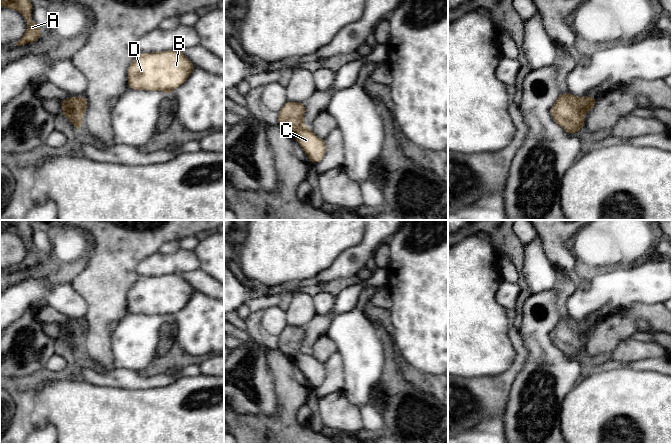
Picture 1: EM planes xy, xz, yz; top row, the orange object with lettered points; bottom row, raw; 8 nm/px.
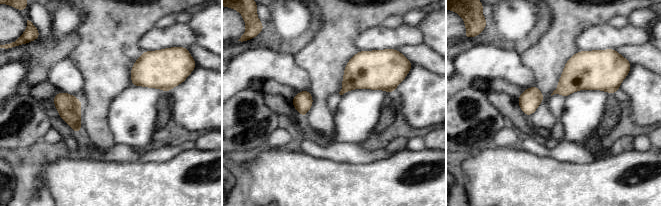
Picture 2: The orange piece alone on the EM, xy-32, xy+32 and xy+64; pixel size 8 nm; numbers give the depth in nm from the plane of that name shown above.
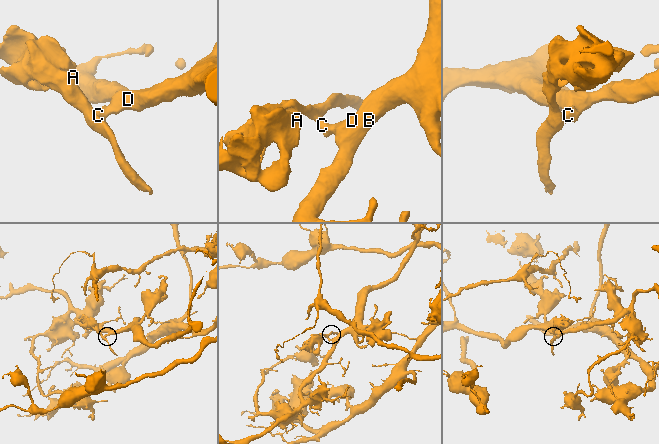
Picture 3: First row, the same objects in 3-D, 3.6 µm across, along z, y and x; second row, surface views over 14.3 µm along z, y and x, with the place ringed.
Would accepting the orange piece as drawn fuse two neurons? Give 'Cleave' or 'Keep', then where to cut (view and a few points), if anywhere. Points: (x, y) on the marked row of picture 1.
Cleave. Split along xy (71, 98), (73, 110), (81, 117)

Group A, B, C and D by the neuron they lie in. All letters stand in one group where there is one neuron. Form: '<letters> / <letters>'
A / B C D

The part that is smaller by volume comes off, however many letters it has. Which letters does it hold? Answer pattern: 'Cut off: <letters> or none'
Cut off: A

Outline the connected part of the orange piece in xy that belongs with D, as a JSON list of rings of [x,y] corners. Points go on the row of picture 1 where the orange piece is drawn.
[[[182,50],[141,53],[127,70],[127,90],[164,91],[170,95],[196,67]]]

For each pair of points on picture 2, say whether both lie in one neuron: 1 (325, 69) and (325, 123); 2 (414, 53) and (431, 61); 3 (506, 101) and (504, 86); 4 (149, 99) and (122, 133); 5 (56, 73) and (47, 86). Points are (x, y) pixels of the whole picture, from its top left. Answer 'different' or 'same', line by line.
1: same
2: same
3: different
4: same
5: different

